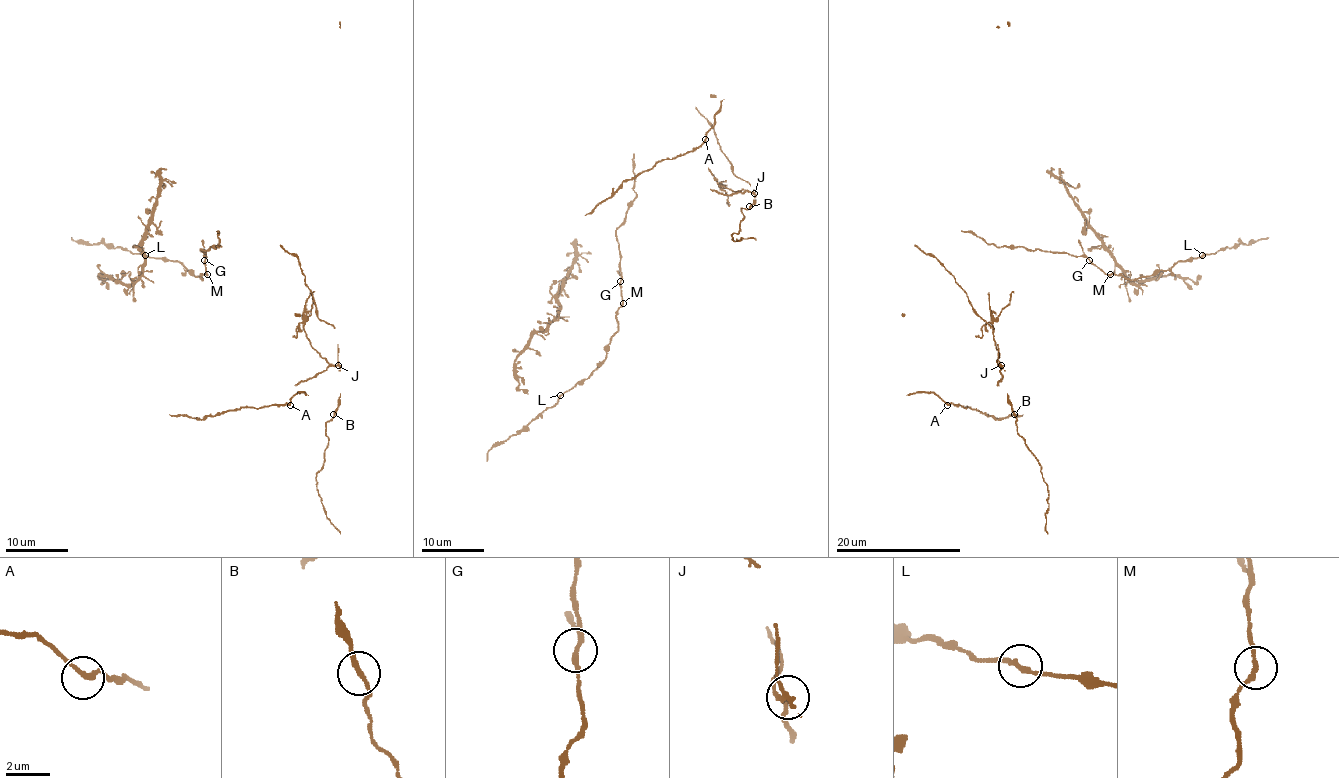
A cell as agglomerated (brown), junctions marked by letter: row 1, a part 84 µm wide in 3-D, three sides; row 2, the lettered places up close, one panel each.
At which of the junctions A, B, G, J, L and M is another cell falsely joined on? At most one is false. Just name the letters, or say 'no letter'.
J

